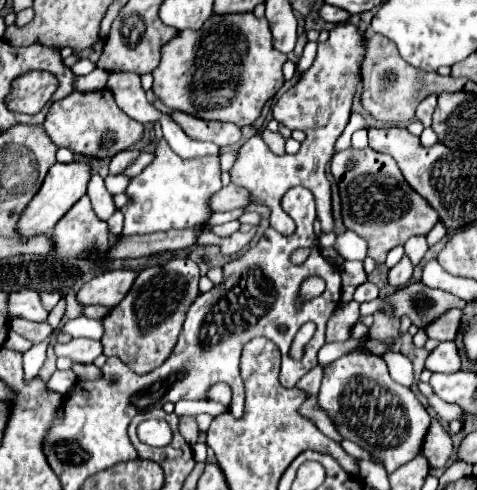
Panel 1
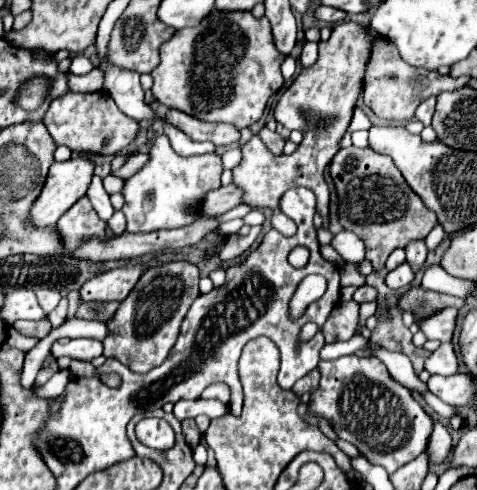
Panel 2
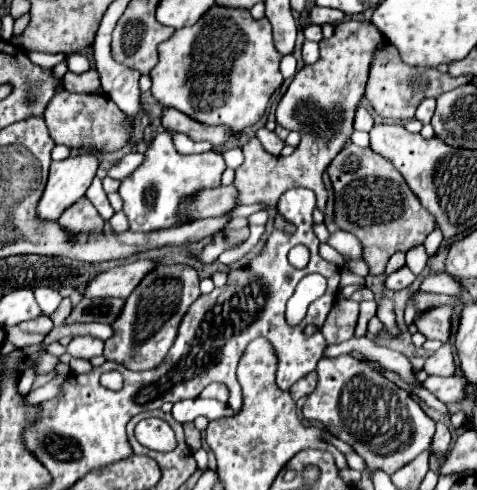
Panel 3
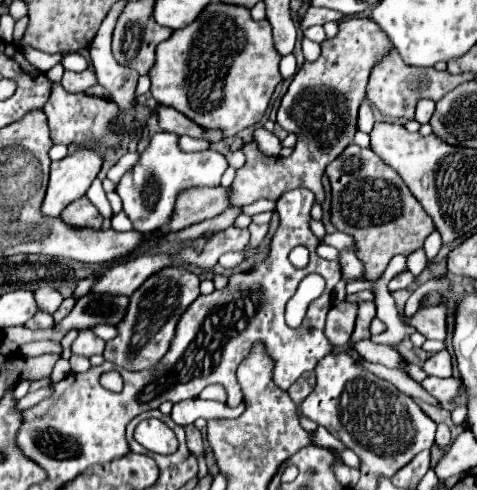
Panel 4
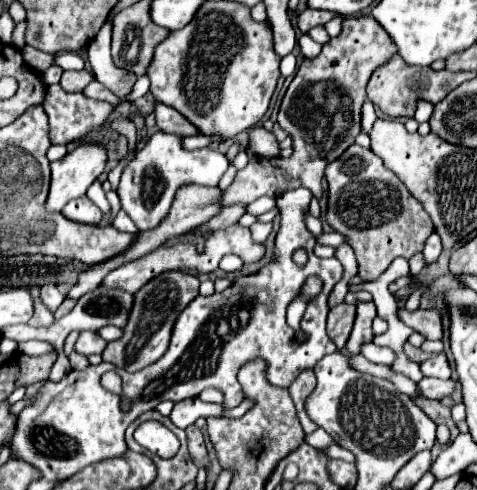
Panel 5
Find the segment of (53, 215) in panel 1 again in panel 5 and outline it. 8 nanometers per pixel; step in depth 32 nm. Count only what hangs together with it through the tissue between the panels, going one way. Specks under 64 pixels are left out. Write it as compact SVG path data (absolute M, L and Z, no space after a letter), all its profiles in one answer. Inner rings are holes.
M98 142L80 144L64 158L50 162L52 182L46 208L48 212L60 212L68 200L80 198L92 186L92 182L104 172L108 154Z

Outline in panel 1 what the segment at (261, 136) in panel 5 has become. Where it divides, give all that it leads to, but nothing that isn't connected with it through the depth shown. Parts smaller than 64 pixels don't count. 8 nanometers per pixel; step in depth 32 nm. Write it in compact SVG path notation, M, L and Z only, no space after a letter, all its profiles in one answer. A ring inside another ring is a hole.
M264 128L264 130L260 132L260 136L262 136L262 140L266 142L270 150L276 155L285 154L286 139L282 138L278 132L270 132L268 128ZM268 134L270 134L270 136L268 136Z

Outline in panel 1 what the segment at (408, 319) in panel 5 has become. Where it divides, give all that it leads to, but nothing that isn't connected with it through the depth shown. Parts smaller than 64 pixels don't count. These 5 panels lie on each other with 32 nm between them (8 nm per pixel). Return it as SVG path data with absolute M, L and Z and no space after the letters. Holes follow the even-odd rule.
M450 308L442 316L438 316L436 320L432 320L430 324L426 324L422 330L426 332L428 338L444 342L444 340L454 340L456 338L458 324L460 324L460 310Z

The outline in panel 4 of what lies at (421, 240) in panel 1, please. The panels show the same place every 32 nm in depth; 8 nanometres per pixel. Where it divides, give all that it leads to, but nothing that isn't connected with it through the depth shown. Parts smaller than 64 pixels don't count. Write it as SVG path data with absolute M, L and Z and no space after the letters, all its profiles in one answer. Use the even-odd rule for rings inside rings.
M416 250L414 254L408 256L408 270L410 270L414 276L420 276L426 266L428 266L428 260L426 260L424 250Z

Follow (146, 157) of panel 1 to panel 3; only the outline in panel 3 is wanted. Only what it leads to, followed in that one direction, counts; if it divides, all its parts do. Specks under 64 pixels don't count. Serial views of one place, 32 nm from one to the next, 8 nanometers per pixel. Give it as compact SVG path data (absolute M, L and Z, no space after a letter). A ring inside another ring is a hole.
M133 151L127 155L125 155L117 164L116 166L113 166L108 171L108 176L116 179L116 180L122 180L122 178L125 178L126 176L130 175L140 164L142 164L144 160L144 155L135 151Z

